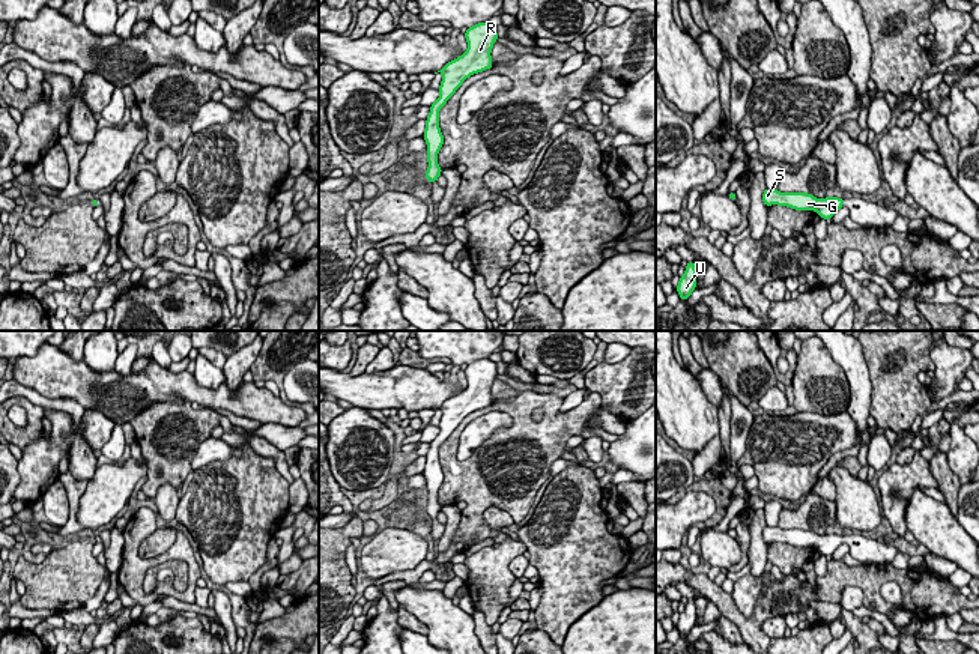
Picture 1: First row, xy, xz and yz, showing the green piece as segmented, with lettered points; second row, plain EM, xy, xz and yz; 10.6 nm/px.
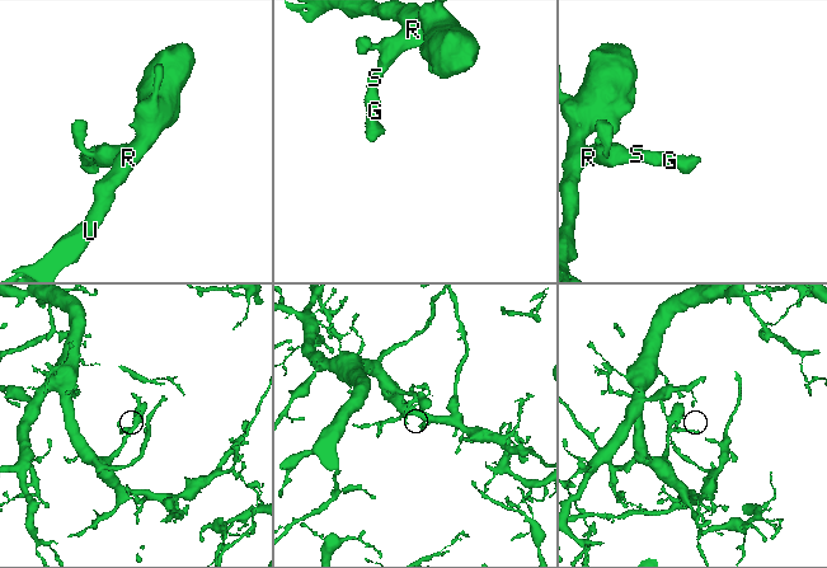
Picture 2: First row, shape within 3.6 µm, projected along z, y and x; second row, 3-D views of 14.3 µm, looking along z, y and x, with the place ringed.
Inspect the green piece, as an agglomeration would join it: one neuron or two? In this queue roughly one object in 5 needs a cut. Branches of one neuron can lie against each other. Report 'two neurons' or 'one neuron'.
one neuron

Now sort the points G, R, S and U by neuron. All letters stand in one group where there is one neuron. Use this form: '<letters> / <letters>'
G R S U

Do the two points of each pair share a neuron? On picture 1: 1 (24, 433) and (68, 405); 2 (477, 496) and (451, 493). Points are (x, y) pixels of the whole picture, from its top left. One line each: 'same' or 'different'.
1: different
2: same

